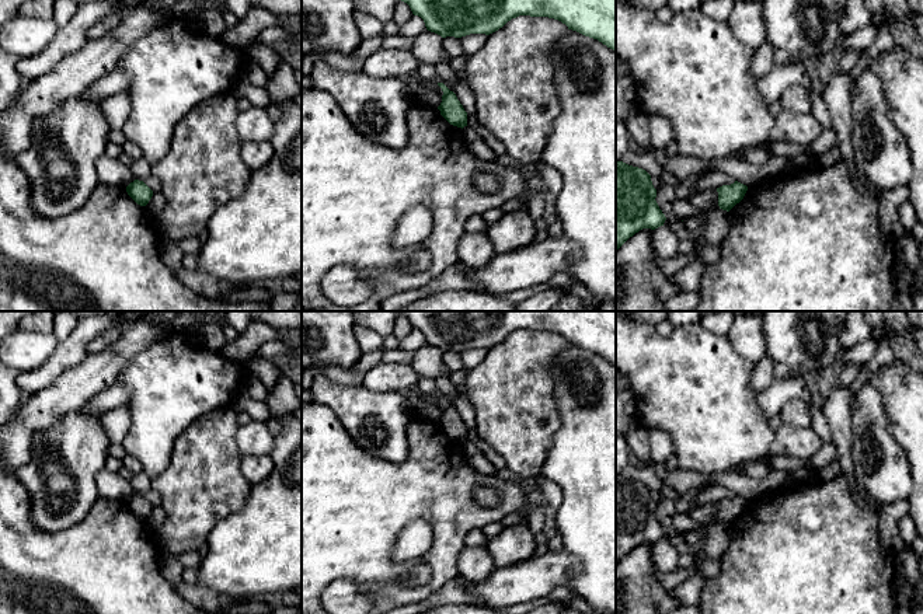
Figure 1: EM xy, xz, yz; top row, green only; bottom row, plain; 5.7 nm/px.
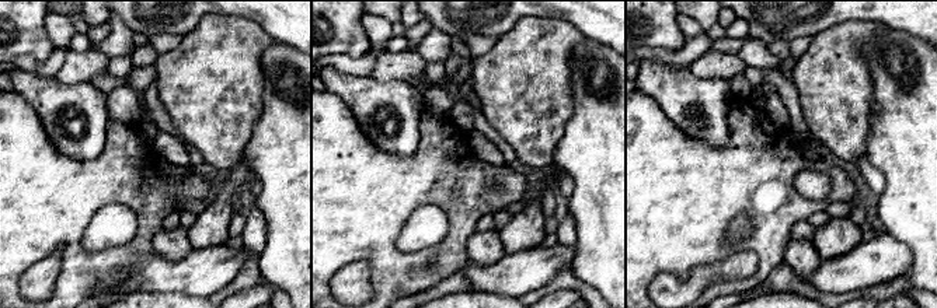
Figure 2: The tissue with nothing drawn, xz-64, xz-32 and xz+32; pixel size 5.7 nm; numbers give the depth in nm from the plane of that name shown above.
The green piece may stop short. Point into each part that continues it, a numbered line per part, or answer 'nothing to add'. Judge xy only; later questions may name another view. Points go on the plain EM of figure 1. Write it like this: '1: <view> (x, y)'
nothing to add

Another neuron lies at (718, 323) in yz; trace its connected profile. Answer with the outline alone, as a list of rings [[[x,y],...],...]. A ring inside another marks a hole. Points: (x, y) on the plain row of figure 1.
[[[715,311],[713,314],[700,317],[699,324],[713,334],[727,336],[734,320],[735,315],[732,311]]]

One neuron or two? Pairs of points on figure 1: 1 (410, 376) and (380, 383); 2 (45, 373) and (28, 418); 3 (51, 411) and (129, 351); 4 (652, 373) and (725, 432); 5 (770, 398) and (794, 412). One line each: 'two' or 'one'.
1: one
2: two
3: one
4: one
5: two

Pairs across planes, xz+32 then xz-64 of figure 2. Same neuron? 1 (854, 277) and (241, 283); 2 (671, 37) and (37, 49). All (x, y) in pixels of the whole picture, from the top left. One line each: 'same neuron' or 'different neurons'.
1: different neurons
2: same neuron

